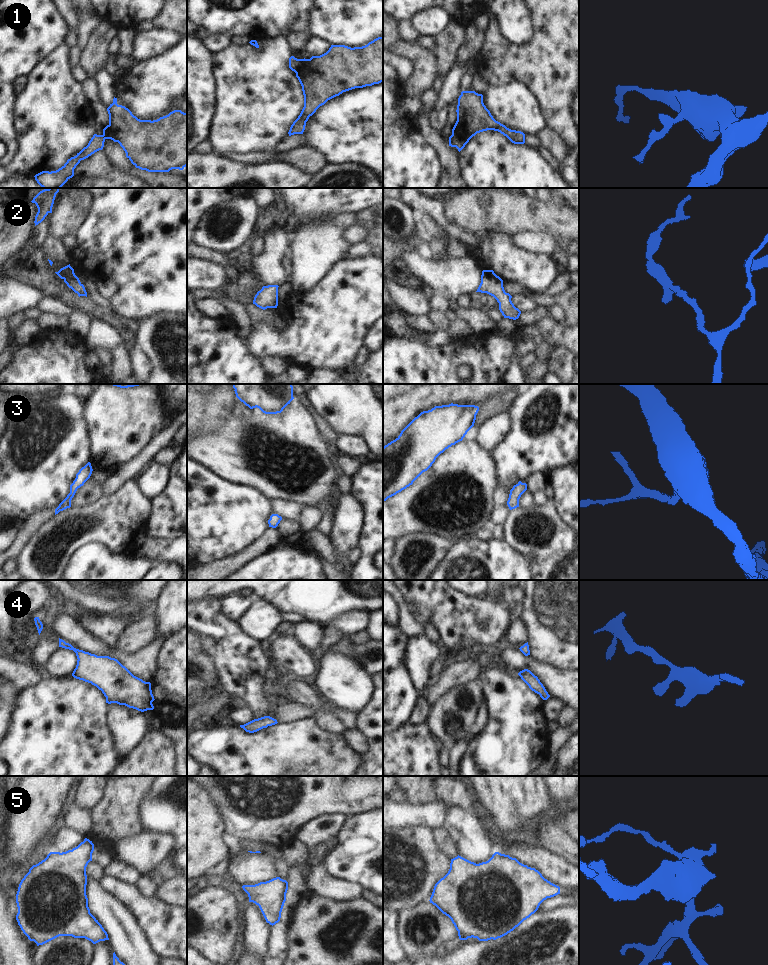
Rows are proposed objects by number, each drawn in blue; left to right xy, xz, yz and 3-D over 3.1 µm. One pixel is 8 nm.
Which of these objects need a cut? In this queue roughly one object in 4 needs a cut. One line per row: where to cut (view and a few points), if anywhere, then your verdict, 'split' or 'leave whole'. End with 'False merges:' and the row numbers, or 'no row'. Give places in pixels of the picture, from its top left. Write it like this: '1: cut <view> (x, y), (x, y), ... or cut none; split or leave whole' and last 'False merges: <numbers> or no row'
1: cut yz (451, 135), (460, 139), (465, 144); split
2: cut none; leave whole
3: cut none; leave whole
4: cut none; leave whole
5: cut none; leave whole
False merges: 1

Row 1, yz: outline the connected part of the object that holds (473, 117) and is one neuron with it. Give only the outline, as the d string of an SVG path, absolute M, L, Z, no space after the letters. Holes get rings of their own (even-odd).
M462 91L458 98L457 121L452 135L465 145L477 133L494 130L506 136L514 144L524 144L525 134L511 130L496 121L483 103L483 95L475 91Z

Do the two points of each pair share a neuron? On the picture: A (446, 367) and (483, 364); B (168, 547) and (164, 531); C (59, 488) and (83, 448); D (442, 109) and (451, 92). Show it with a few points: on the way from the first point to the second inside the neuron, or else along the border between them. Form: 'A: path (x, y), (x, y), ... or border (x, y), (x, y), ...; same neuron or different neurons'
A: path (455, 359), (474, 359); same neuron
B: border (146, 534), (154, 538), (176, 539); different neurons
C: path (59, 478), (59, 474), (75, 458); same neuron
D: path (442, 105), (447, 96); same neuron

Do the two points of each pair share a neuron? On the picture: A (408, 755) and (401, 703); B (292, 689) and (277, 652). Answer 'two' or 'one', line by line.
A: two
B: two

